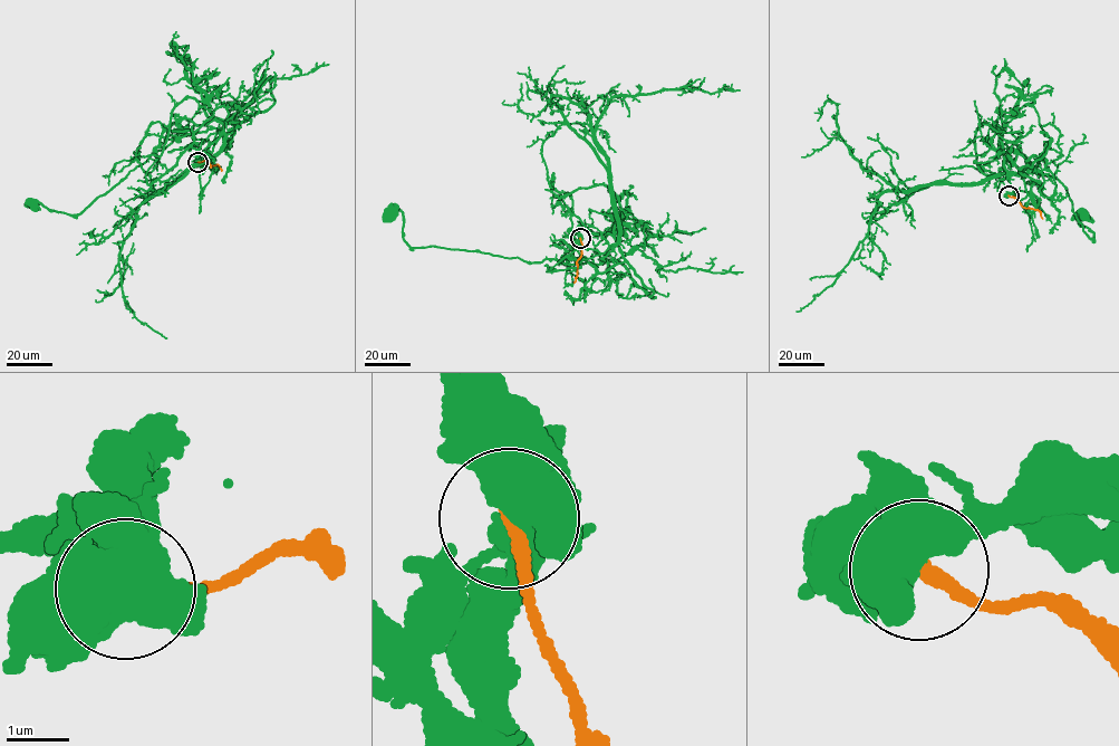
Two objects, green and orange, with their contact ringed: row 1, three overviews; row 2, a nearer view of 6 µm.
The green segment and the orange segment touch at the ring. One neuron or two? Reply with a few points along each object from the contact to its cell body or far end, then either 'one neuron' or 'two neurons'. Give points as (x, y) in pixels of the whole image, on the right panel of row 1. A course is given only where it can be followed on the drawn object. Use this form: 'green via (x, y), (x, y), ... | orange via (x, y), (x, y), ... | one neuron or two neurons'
green via (1007, 195), (1023, 199), (1021, 174), (1039, 171), (1066, 188), (1093, 238), (1080, 223), (1082, 213) | orange via (1007, 195), (1025, 208), (1038, 210), (1042, 219) | two neurons

